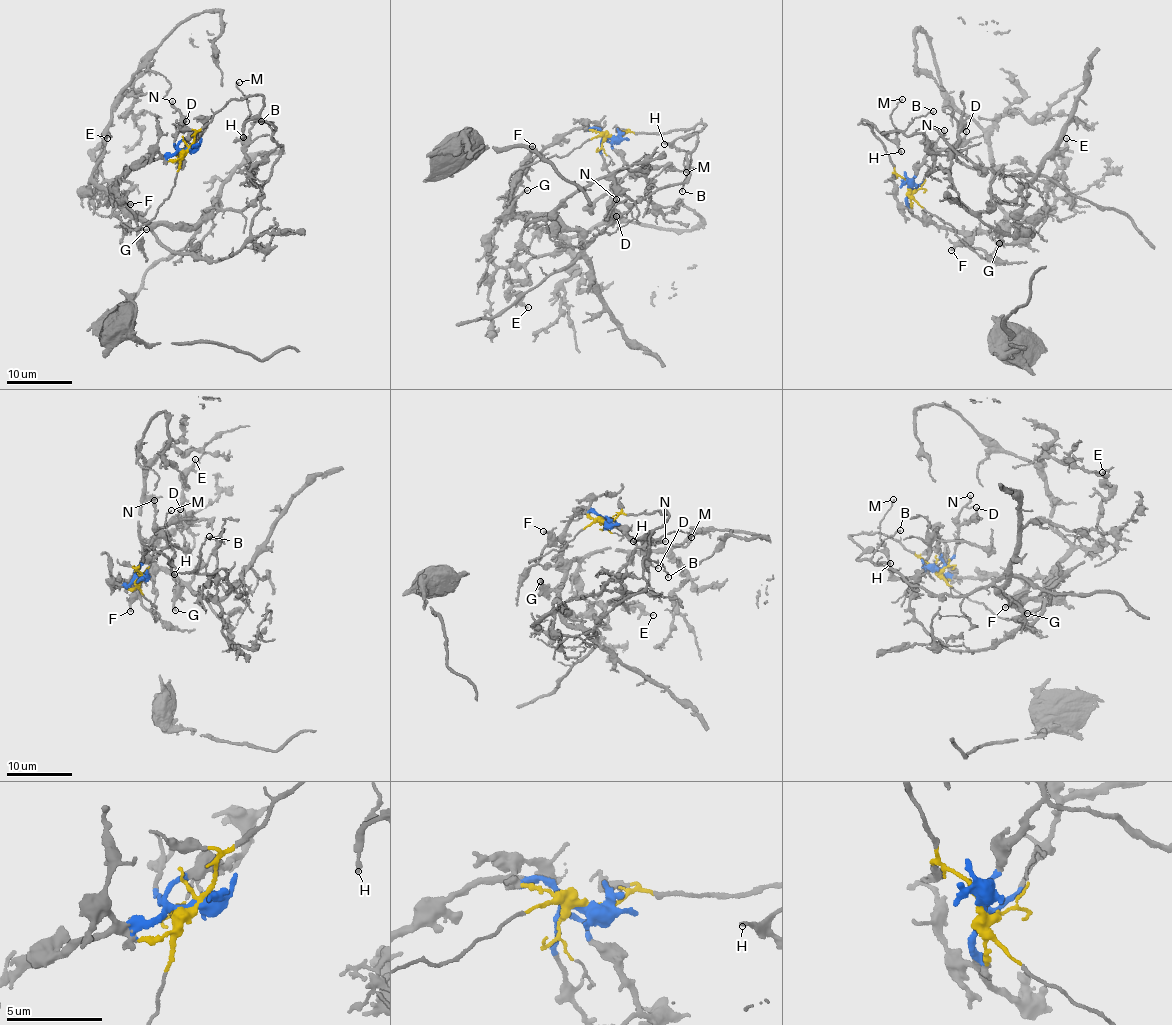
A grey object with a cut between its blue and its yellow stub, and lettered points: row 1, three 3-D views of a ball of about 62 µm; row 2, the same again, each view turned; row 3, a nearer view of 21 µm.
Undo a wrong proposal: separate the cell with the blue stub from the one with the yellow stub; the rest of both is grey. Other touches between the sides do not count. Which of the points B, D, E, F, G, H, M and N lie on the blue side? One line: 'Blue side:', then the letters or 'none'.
Blue side: D, E, F, G, N

